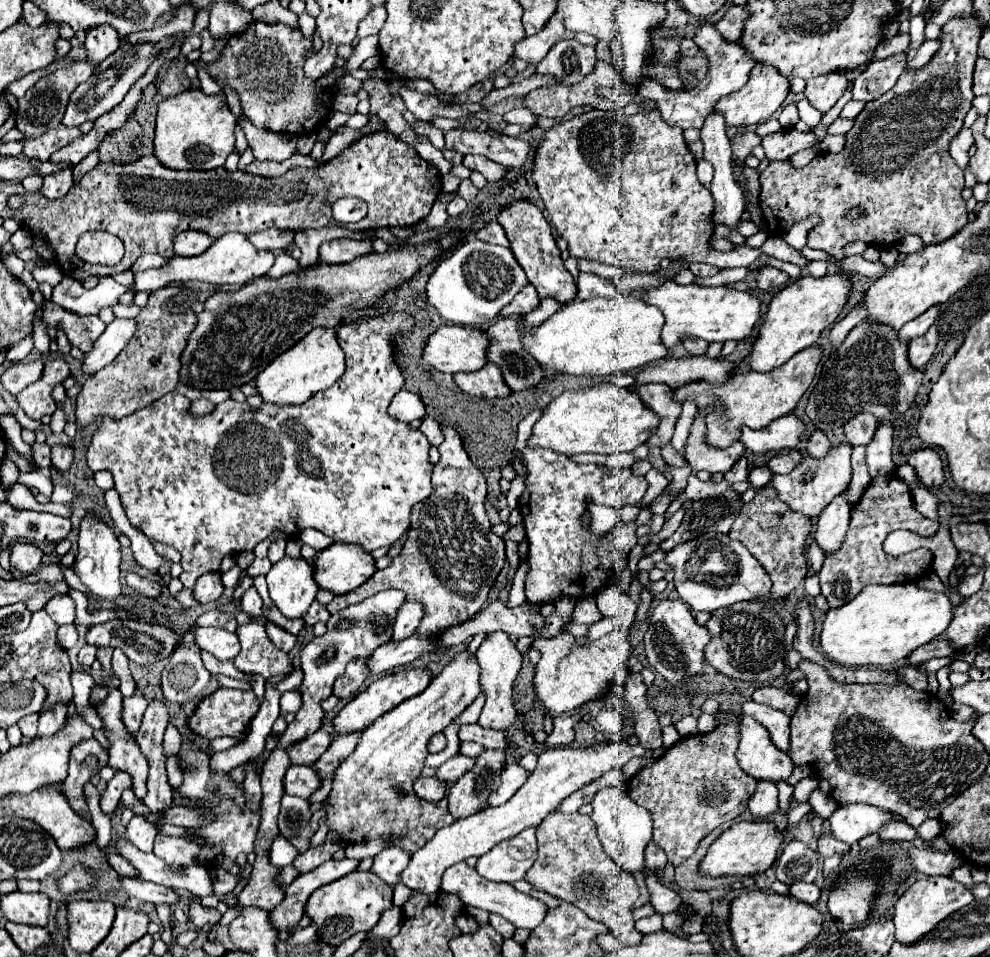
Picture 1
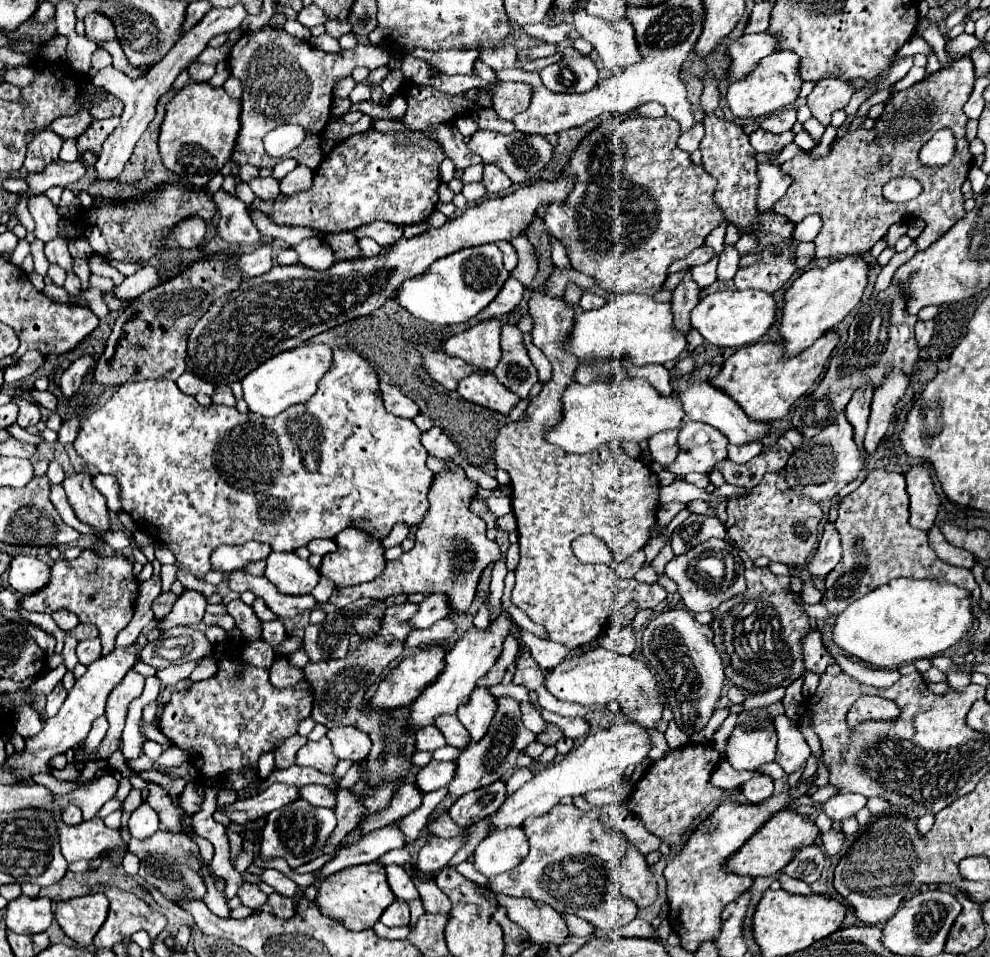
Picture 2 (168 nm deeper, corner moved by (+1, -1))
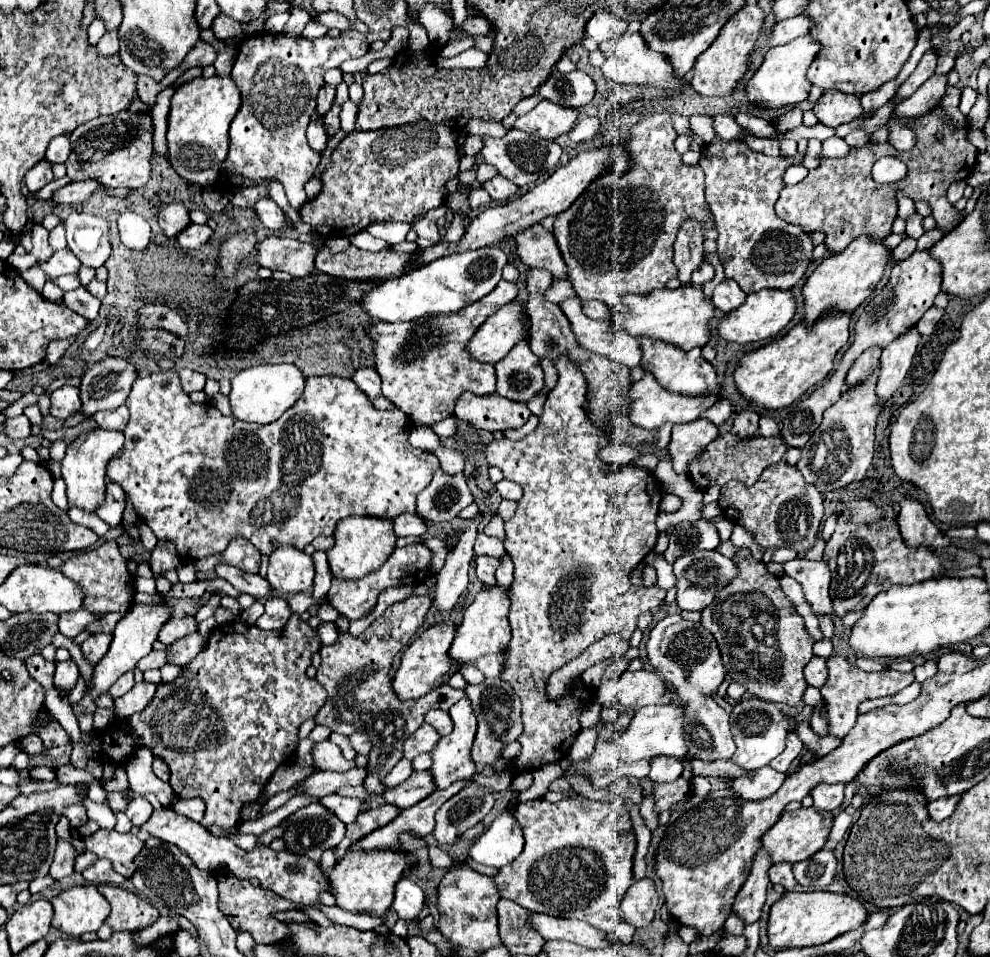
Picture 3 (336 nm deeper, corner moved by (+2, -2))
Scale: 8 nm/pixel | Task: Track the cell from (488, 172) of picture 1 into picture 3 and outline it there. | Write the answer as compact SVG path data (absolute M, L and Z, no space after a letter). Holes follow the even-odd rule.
M498 176L498 178L488 180L488 182L484 184L484 190L492 196L494 202L506 202L506 200L510 200L510 198L516 196L518 186L516 186L514 182L510 182L510 180Z

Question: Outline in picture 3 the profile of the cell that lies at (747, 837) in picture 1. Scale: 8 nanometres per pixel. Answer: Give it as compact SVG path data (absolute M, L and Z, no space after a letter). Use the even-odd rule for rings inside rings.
M798 808L794 812L784 812L780 820L764 834L762 848L770 852L772 862L800 862L810 856L814 856L818 850L824 848L828 834L832 830L834 814L832 812L820 812L814 808Z

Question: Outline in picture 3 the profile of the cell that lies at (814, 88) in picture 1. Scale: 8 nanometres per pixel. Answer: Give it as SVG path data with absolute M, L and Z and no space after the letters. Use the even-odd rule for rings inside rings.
M840 90L824 92L824 96L814 104L812 110L818 116L818 120L830 128L838 128L840 124L848 124L854 118L862 116L860 100Z

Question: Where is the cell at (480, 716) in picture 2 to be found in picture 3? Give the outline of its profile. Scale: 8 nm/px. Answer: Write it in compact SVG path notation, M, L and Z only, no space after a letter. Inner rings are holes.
M462 698L460 702L456 702L452 708L450 708L450 718L452 718L452 724L454 724L454 730L448 734L448 736L442 736L438 740L438 744L434 746L434 750L430 752L432 754L432 766L428 768L430 774L434 776L434 786L436 790L444 790L448 788L452 782L456 780L466 780L470 778L476 768L474 768L474 762L470 758L470 746L472 746L472 740L474 740L474 734L476 734L476 720L474 720L474 714L472 714L472 708L470 708L470 702L468 698Z

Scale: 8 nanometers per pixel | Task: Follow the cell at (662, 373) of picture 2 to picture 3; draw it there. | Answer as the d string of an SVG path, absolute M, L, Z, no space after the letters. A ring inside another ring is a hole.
M576 296L560 302L560 310L570 320L572 332L582 348L594 354L608 356L628 368L640 364L642 350L638 340L626 334L626 330L618 330L618 334L610 334L610 322L590 320L582 312L582 302Z

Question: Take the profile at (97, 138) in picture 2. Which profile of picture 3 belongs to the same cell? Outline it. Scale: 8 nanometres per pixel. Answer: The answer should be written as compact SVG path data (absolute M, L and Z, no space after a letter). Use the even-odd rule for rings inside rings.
M122 110L116 116L98 116L78 126L72 134L72 152L66 160L66 170L72 180L96 180L106 188L142 188L150 180L152 170L152 116L150 112L132 114Z

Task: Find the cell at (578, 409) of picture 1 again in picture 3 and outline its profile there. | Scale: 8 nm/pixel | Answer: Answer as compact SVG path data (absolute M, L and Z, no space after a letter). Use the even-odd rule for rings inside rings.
M646 372L646 376L640 382L634 382L630 388L630 398L632 398L632 406L630 406L630 422L634 426L640 428L660 428L664 422L672 422L672 424L684 424L684 422L692 422L696 418L700 418L700 414L704 410L708 410L714 404L714 394L706 394L706 398L686 398L682 394L674 394L666 388L662 388L656 378Z

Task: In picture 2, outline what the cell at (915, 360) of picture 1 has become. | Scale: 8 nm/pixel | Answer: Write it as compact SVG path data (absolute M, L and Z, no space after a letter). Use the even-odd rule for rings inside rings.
M917 321L915 325L915 337L917 337L917 345L919 347L927 347L933 335L933 321Z

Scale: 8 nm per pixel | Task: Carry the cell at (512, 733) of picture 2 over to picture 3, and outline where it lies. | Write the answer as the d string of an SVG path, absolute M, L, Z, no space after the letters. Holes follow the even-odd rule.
M486 678L480 684L466 684L464 688L466 698L472 704L474 716L478 720L478 732L474 738L474 748L472 748L472 760L492 764L500 760L500 750L508 744L514 742L522 734L522 720L520 720L520 698L512 690L508 682L502 682L500 678Z

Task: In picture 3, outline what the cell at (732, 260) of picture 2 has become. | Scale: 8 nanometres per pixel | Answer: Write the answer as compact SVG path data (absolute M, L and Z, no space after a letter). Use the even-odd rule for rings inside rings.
M722 280L714 294L712 294L712 302L714 306L720 310L722 316L730 314L732 310L736 310L738 306L742 306L742 302L746 300L746 294L740 290L740 286L732 280Z

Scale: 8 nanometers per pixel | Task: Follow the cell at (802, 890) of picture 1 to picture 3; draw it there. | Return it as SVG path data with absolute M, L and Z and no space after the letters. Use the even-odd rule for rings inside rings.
M780 862L770 866L770 880L772 884L782 884L786 890L794 890L796 880L792 874L792 864L790 862Z

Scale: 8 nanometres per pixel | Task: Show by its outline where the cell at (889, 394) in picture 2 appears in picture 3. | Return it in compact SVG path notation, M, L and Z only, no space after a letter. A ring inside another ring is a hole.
M916 326L908 330L908 334L900 334L890 346L884 348L882 352L882 370L878 378L878 388L876 394L880 396L882 402L890 400L892 394L902 386L906 372L912 364L912 358L916 354L920 342L920 334L916 332Z

